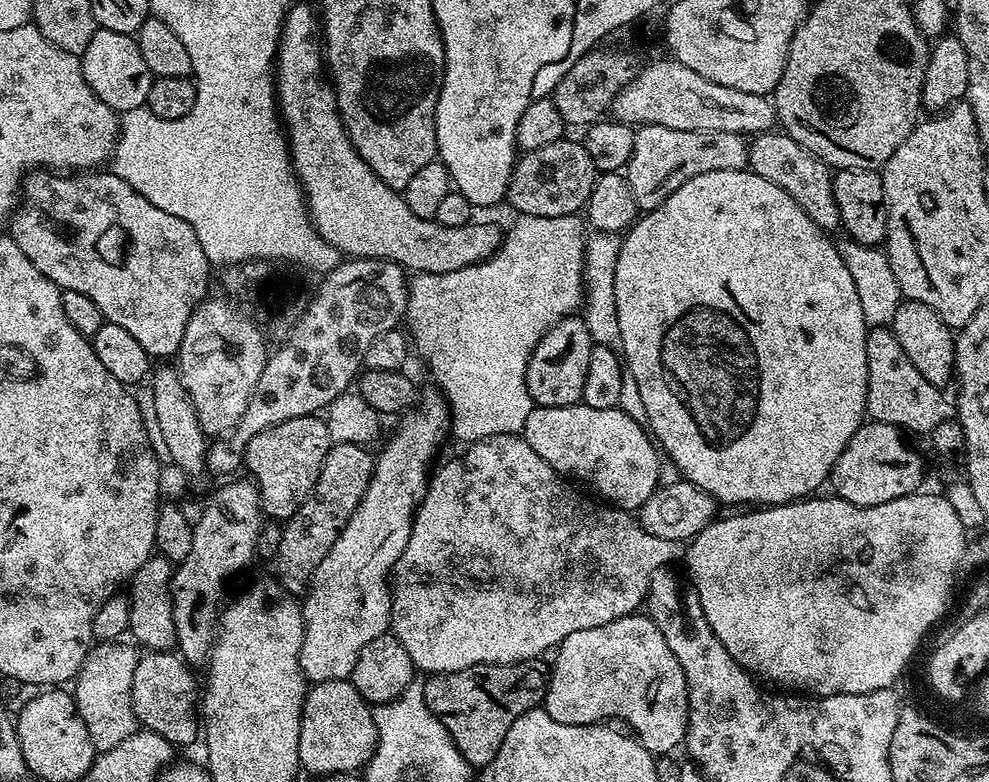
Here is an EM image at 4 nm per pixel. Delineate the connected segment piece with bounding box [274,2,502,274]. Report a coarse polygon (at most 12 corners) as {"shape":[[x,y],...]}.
{"shape":[[293,3],[278,111],[316,233],[348,258],[446,274],[489,260],[492,224],[418,218],[366,166]]}

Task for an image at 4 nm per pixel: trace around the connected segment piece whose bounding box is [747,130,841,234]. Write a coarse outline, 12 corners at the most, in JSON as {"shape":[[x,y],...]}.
{"shape":[[783,131],[751,137],[747,167],[825,232],[841,227],[833,169]]}

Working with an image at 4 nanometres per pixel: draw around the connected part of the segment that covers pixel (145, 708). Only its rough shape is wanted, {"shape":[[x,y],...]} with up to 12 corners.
{"shape":[[145,651],[130,698],[137,725],[197,743],[198,688],[184,657]]}

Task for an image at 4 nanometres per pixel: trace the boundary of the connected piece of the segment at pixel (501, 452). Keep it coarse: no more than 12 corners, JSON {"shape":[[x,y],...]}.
{"shape":[[523,435],[431,473],[390,577],[424,674],[639,613],[682,548]]}

